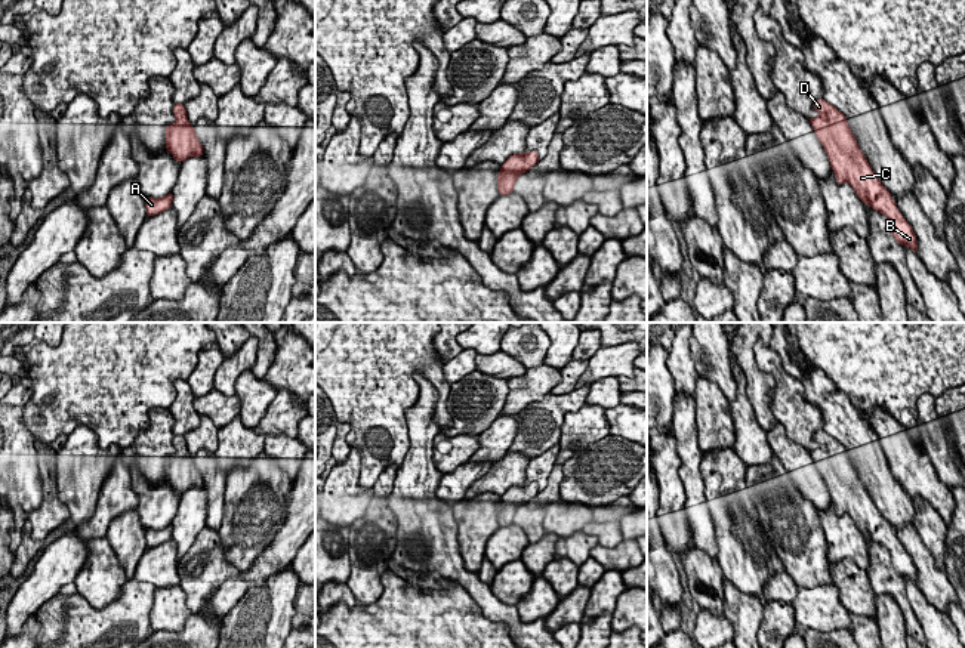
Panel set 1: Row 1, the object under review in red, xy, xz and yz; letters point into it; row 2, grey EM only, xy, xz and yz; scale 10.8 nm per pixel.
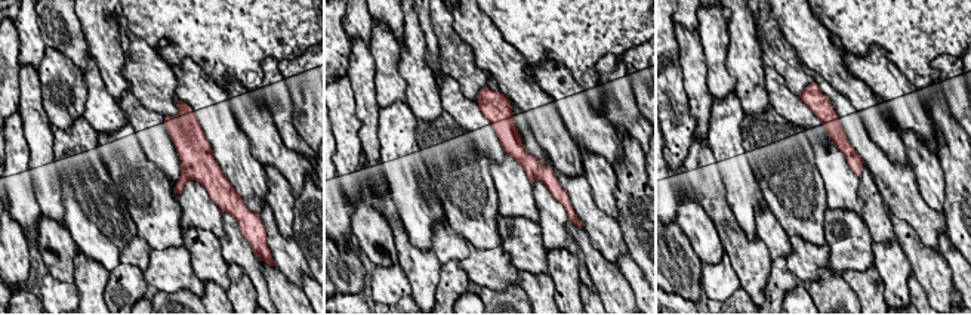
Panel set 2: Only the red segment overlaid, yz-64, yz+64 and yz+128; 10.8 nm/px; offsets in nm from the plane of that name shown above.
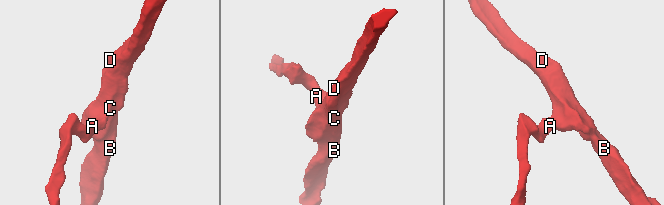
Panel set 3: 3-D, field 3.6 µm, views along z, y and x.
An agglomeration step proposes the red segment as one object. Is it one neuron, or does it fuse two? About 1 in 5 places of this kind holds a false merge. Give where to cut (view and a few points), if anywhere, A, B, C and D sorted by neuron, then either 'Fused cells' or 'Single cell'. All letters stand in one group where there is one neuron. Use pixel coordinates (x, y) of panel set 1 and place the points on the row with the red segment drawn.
No split. Groups: A B C D. Single cell

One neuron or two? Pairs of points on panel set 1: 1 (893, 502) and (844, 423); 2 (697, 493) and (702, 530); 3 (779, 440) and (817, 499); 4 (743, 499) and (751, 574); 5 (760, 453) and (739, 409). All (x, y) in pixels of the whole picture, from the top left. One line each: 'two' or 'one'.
1: one
2: one
3: one
4: one
5: one

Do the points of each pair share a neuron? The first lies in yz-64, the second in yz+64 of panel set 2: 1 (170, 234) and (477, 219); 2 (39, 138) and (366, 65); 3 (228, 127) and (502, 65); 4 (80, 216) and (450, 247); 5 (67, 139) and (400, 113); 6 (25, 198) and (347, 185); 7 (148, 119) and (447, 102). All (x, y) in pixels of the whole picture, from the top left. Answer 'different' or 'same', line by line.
1: same
2: same
3: same
4: different
5: same
6: same
7: same

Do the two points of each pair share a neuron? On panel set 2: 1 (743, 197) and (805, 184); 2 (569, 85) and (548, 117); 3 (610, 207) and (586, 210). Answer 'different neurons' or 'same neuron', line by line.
1: different neurons
2: different neurons
3: different neurons

